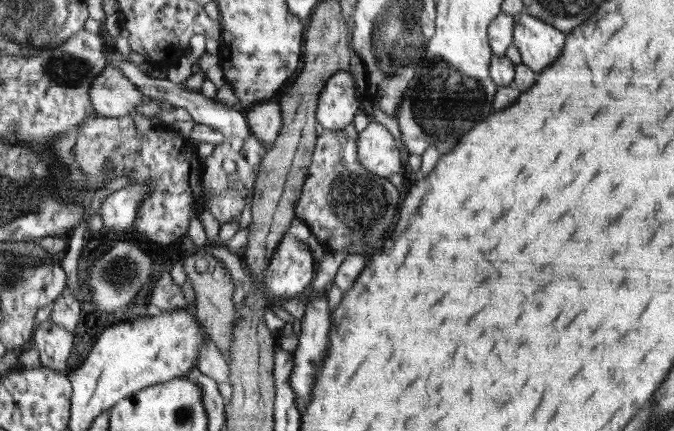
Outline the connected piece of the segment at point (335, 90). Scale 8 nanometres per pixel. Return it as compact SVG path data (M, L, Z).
M336 71L320 93L319 118L321 129L339 131L352 125L360 102L356 102L354 80L350 71Z

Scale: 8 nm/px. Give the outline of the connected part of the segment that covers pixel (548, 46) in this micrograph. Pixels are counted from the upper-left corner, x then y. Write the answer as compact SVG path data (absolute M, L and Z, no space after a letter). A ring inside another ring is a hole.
M528 12L514 15L513 19L513 45L520 51L522 63L539 74L559 60L567 44L564 31Z

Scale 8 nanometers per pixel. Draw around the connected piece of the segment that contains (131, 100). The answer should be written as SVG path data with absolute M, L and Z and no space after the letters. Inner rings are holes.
M110 65L95 78L89 90L95 112L108 118L132 114L142 104L142 93L119 68Z

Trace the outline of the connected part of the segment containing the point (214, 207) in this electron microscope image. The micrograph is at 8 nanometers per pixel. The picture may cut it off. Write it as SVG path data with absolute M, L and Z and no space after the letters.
M252 134L246 140L230 137L217 144L212 154L201 160L201 183L210 191L205 208L210 210L220 225L239 217L250 204L261 160L267 149L268 145Z

